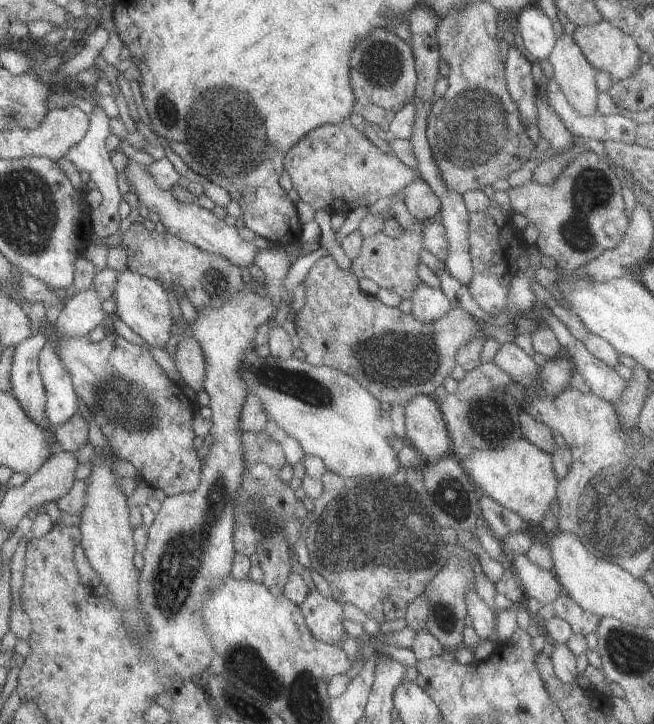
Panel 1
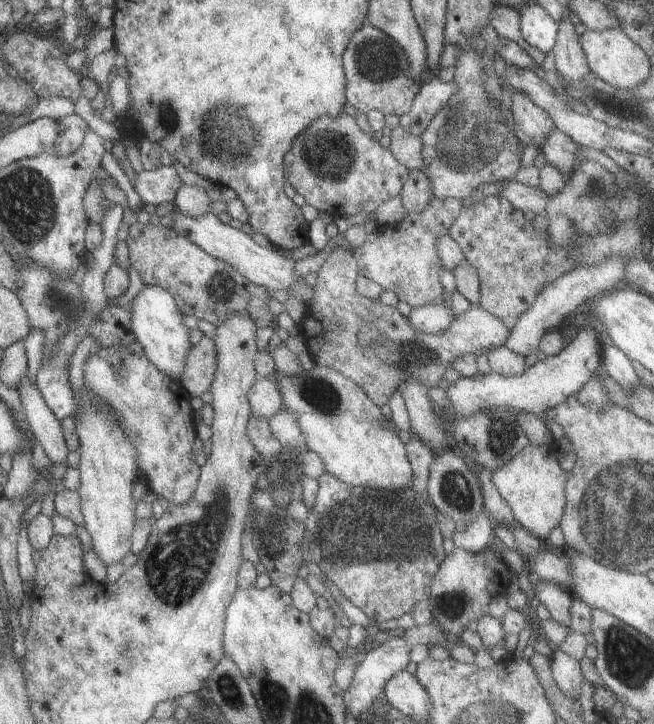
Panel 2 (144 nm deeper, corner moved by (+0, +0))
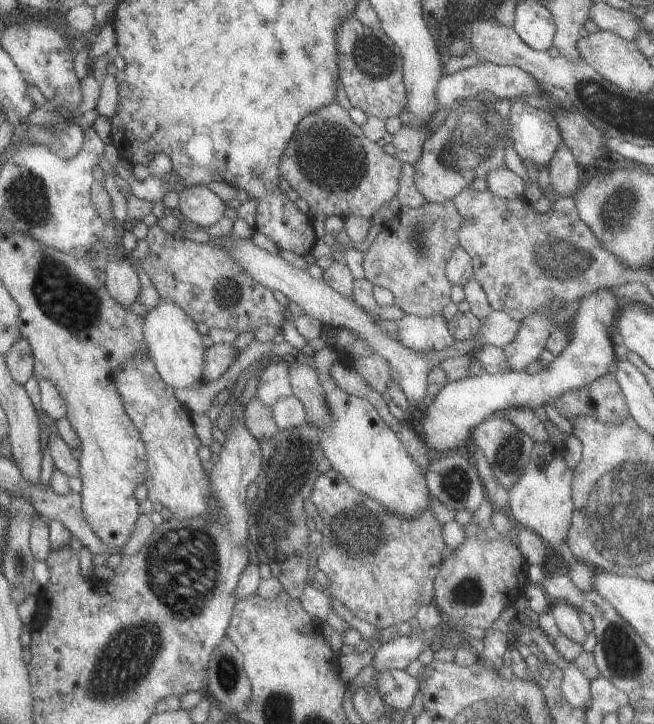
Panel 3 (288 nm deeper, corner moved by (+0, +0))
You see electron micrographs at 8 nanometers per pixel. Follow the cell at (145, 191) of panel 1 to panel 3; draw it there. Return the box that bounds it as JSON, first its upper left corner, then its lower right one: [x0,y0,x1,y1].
[205,232,475,410]

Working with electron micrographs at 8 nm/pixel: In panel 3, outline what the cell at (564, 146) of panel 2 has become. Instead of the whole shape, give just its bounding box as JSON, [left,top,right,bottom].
[547,140,579,196]

